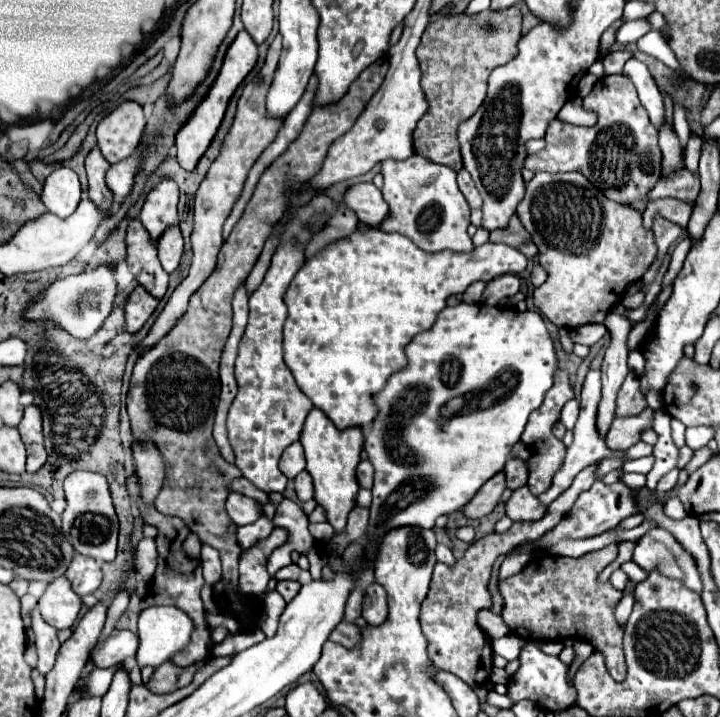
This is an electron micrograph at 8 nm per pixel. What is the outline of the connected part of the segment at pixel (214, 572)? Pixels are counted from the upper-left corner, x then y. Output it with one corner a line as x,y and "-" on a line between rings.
203,545
201,547
201,559
203,559
203,577
209,585
215,585
217,581
221,581
221,561
219,561
219,553
209,547

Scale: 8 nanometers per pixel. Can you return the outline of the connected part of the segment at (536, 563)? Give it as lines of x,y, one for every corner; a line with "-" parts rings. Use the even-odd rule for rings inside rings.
617,545
601,551
587,553
581,559
543,555
535,557
531,565
523,567
517,575
501,581
501,595
505,599
503,621
509,629
523,639
567,639
579,637
603,653
607,671
615,681
625,679
625,655
621,647
623,627
615,621
615,605
621,601
623,591
617,591
609,581
601,583
599,573
617,557

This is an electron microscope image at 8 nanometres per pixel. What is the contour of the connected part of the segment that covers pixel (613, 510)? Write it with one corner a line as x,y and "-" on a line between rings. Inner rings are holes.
595,481
595,485
589,491
583,491
579,495
577,503
571,509
571,517
561,519
561,523
553,531
543,535
541,537
543,543
537,549
547,549
561,539
585,539
585,537
601,535
605,531
615,529
629,515
635,515
635,493
631,493
631,489
623,481
615,485
605,485
601,481

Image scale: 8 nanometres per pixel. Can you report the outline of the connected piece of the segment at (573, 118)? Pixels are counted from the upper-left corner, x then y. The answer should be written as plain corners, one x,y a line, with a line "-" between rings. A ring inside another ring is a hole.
573,97
557,115
561,121
565,123
573,123
573,125
583,125
583,127
593,127
597,123
597,115
595,111
589,111
583,107
581,97

